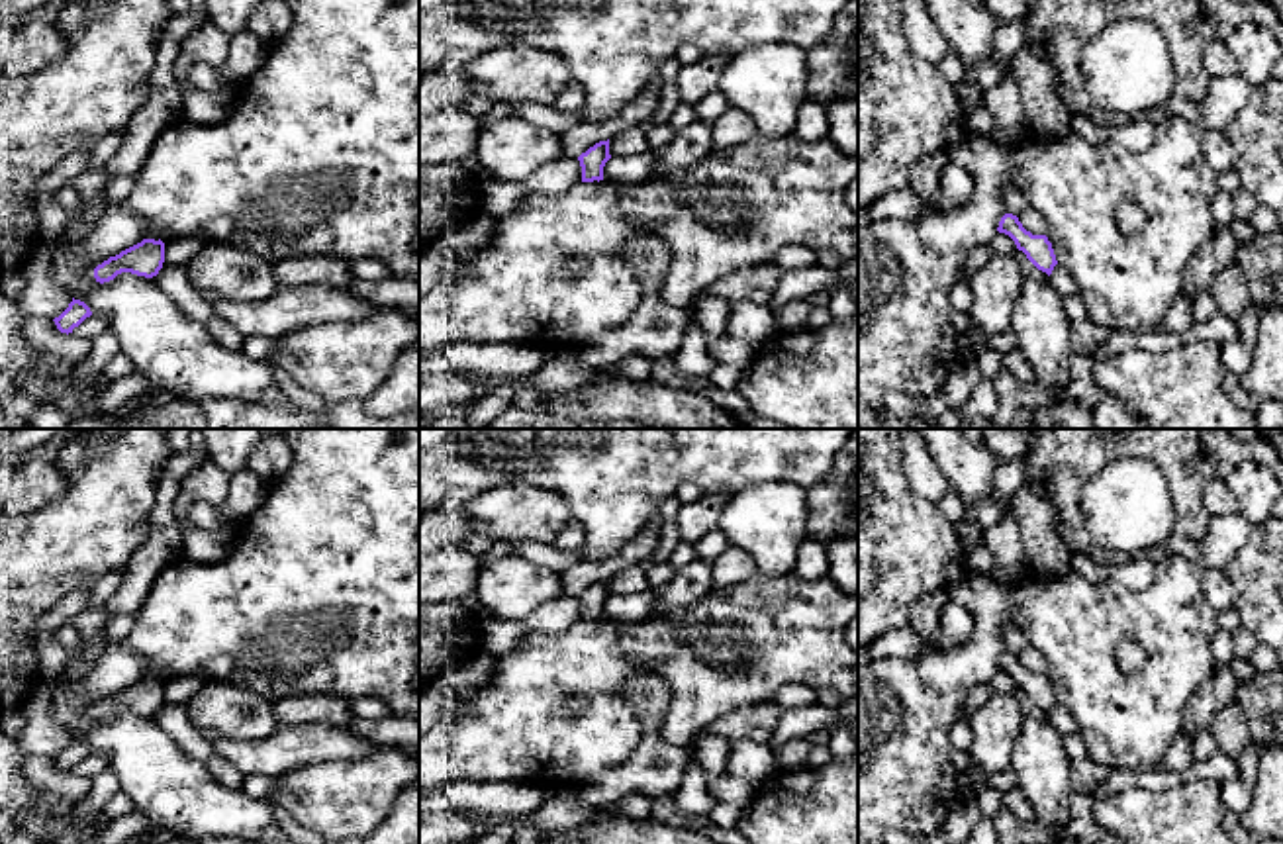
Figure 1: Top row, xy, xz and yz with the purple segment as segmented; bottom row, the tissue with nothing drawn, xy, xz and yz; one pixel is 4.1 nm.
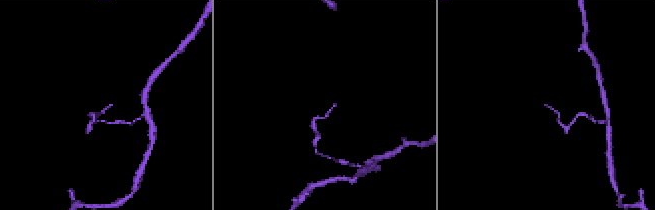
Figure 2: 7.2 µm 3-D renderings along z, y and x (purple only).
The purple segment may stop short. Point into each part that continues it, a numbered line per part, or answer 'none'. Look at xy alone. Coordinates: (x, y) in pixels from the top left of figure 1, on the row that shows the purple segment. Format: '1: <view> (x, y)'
none

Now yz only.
none

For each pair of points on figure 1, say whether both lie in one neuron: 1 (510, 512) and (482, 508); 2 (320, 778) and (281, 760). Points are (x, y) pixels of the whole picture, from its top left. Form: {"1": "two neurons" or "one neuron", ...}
{"1": "one neuron", "2": "two neurons"}

